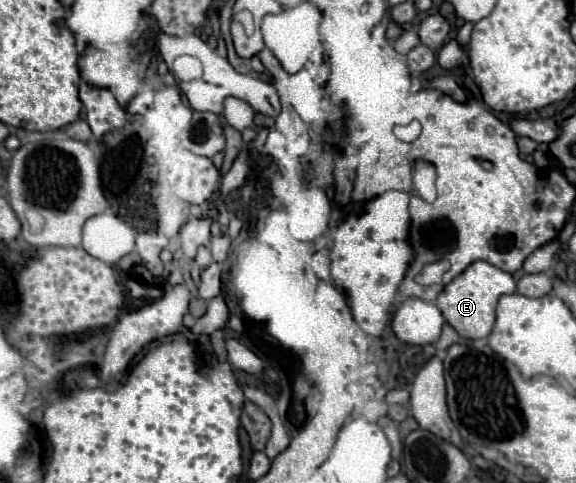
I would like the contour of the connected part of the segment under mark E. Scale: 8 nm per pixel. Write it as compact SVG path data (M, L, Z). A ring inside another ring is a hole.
M474 261L468 265L454 281L450 281L436 299L444 319L458 331L464 339L484 339L490 335L496 321L496 305L500 295L516 293L516 281L510 273L486 263Z

